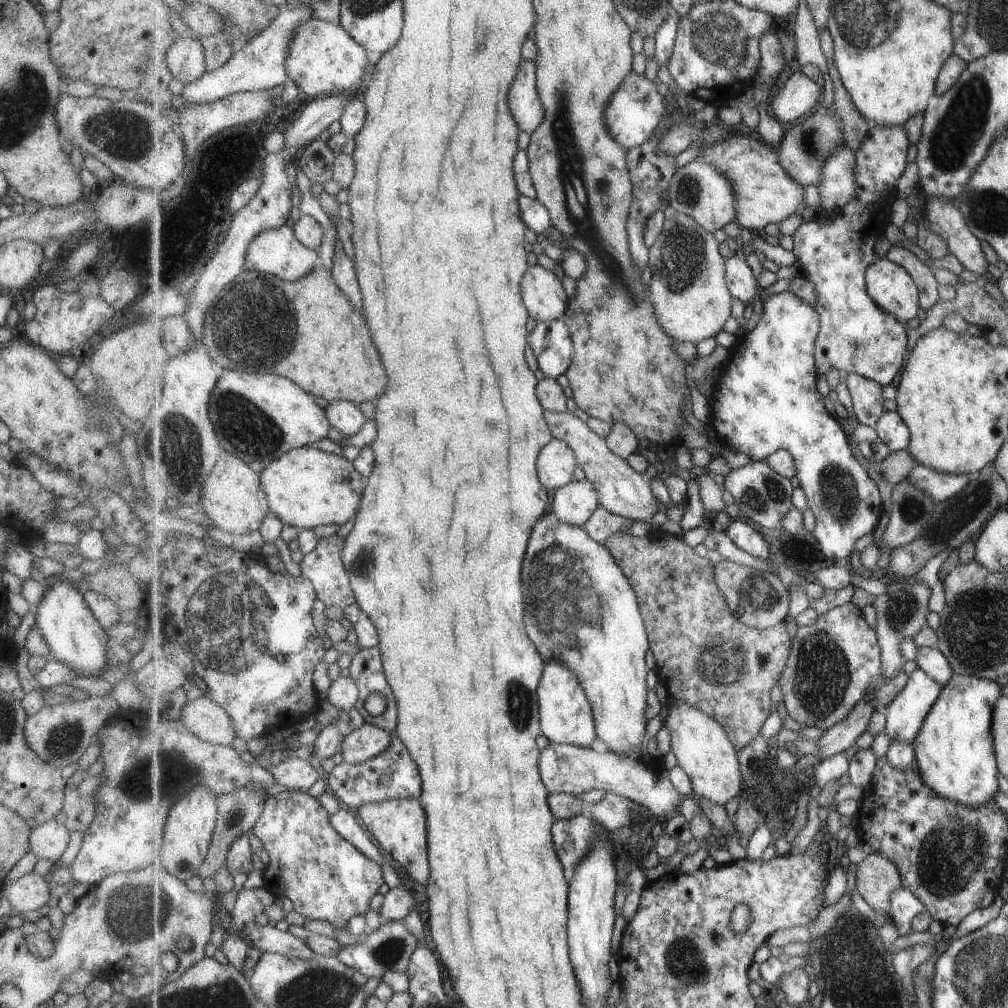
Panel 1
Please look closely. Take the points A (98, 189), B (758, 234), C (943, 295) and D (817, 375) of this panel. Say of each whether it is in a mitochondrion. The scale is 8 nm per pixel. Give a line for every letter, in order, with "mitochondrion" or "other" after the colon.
A: other
B: other
C: other
D: other

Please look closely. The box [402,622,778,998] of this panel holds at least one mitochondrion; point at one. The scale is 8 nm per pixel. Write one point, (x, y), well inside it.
(682, 958)

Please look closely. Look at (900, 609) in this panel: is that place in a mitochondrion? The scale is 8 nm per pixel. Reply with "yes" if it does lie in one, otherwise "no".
yes

